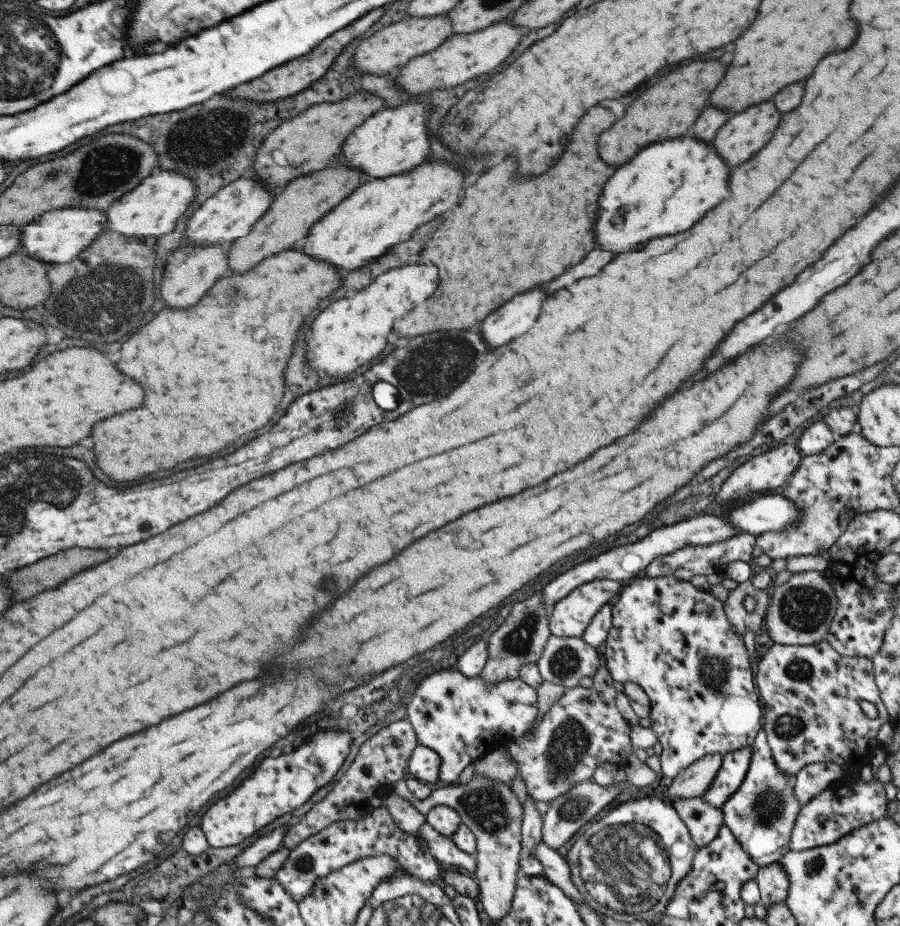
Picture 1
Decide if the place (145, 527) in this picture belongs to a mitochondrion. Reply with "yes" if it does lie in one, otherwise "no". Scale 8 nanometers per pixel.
no

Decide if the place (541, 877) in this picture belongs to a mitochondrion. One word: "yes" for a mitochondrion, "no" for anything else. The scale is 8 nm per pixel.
no

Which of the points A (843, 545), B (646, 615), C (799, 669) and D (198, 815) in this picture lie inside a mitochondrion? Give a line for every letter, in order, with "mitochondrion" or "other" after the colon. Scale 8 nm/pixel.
A: other
B: other
C: mitochondrion
D: other

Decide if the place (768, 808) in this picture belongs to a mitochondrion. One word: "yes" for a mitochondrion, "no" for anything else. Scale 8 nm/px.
yes

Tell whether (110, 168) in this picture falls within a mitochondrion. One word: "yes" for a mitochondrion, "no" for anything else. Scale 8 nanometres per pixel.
yes

